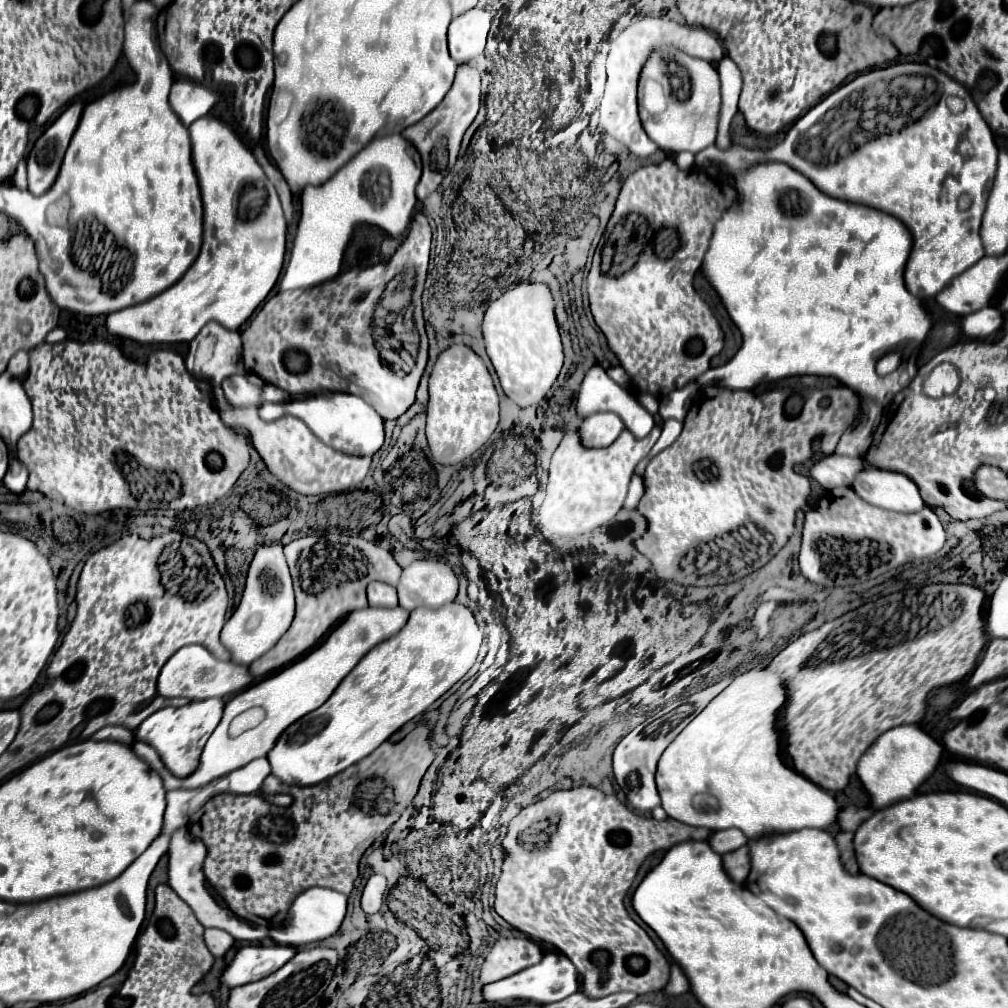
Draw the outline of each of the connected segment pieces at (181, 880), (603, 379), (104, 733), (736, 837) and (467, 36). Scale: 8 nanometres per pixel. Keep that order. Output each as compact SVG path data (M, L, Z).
M180 828L172 836L168 856L170 856L170 862L168 862L170 882L168 884L196 912L196 918L200 920L202 926L206 926L206 928L220 928L220 930L232 934L232 938L238 940L238 942L262 942L262 940L268 940L270 938L270 930L266 926L258 926L254 922L248 924L248 920L236 916L232 910L218 906L214 902L214 898L208 894L208 890L204 886L204 874L202 874L202 864L204 864L204 858L206 858L206 846L200 840L192 838L188 832L184 832Z
M594 366L594 368L586 374L586 378L584 378L584 382L582 382L582 388L580 388L580 392L578 392L578 408L576 408L576 412L578 412L580 418L588 418L588 416L598 414L598 412L614 412L614 414L618 414L618 416L624 420L624 426L626 426L636 438L646 438L646 436L654 430L654 426L656 426L654 414L650 414L650 412L636 400L636 396L634 396L628 388L616 384L616 382L606 374L606 370L600 368L600 366Z
M124 726L102 728L92 736L92 740L112 740L112 742L120 742L120 744L126 744L126 746L134 746L134 742L136 742L134 734Z
M728 828L728 830L720 830L720 832L714 832L710 836L710 846L718 852L718 854L726 854L726 852L732 852L732 850L738 850L740 846L744 846L748 842L748 838L736 830L736 828Z
M472 8L450 22L448 48L450 56L458 64L466 64L484 52L486 36L490 30L490 16L492 14L482 8Z

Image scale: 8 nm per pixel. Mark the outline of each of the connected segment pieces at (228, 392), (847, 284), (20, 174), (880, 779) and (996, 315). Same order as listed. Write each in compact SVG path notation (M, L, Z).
M236 374L222 382L224 398L234 408L260 408L262 406L262 388L256 384L250 384L246 376Z
M760 162L754 166L748 166L734 176L734 182L736 182L738 200L724 212L724 216L714 226L708 250L704 254L702 274L706 276L710 286L718 292L732 322L742 332L742 348L736 352L736 356L730 362L726 362L724 366L718 366L718 368L710 368L710 372L697 378L696 382L701 388L726 386L732 390L750 390L764 380L772 382L772 380L780 380L780 378L788 378L788 376L802 376L802 374L834 376L840 382L844 382L846 386L850 386L852 390L856 390L864 396L868 394L868 397L886 406L888 402L885 401L888 400L889 394L894 393L894 385L898 382L899 369L886 376L878 376L876 374L877 359L873 357L874 352L878 354L878 350L884 350L884 352L900 350L906 360L906 354L910 350L914 350L918 344L922 344L932 328L932 318L922 308L922 302L918 298L914 298L904 286L904 266L906 266L906 260L908 260L908 254L912 248L912 236L910 236L908 228L898 218L884 214L880 210L860 206L860 204L850 204L850 202L828 198L826 194L820 194L820 190L804 174L800 174L798 170L790 168L784 162Z
M22 157L19 161L15 174L11 179L11 184L21 190L27 190L27 164L25 157Z
M902 724L884 732L858 762L858 776L872 798L872 806L880 810L898 800L910 798L914 790L939 766L943 751L943 746L918 724Z
M988 306L984 310L978 310L974 314L968 314L960 320L960 326L966 336L970 338L986 338L1004 326L1002 310L996 306Z

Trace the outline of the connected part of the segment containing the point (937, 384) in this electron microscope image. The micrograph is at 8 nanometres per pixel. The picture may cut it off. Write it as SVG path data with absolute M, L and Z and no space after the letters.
M940 364L924 382L924 392L932 398L948 396L958 388L958 374L952 364Z

